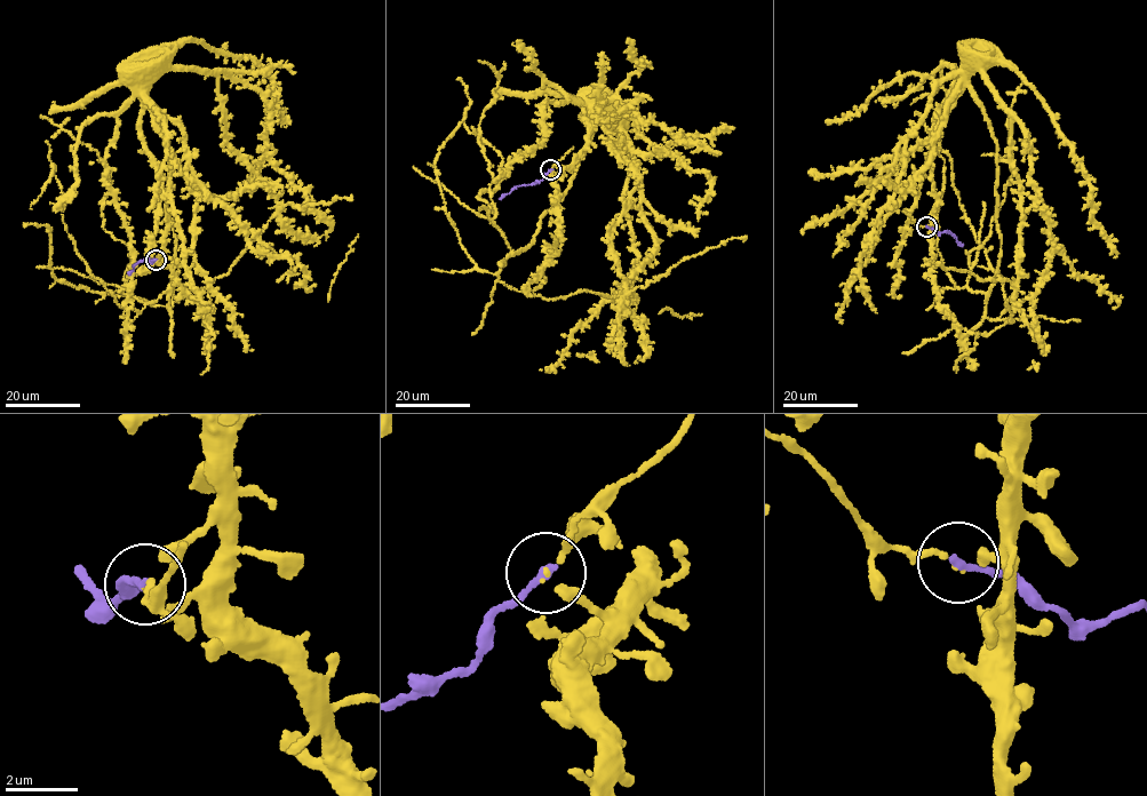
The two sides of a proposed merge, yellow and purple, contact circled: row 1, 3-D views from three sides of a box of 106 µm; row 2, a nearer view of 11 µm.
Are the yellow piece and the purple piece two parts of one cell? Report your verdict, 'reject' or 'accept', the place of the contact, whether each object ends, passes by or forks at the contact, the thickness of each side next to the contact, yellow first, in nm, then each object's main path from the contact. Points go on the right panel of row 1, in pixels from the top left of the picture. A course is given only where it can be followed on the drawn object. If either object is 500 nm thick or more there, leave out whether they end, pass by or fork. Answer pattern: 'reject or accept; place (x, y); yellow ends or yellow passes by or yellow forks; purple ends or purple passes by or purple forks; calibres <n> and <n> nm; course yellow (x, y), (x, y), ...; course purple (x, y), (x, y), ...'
accept; place (926, 227); yellow passes by; purple ends; calibres 60 and 240 nm; course yellow (925, 227), (957, 328), (985, 335), (1012, 320), (985, 315), (986, 294), (945, 269), (947, 93), (911, 104); course purple (925, 227), (939, 233), (946, 231), (963, 246)

